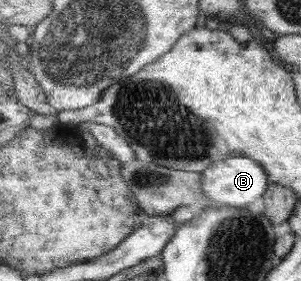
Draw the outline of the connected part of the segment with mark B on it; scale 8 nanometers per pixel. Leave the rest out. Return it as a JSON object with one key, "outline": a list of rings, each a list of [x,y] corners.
{"outline":[[[247,156],[227,157],[225,161],[212,163],[204,172],[204,193],[217,206],[232,206],[247,208],[252,202],[264,196],[268,190],[268,173],[263,165]]]}

